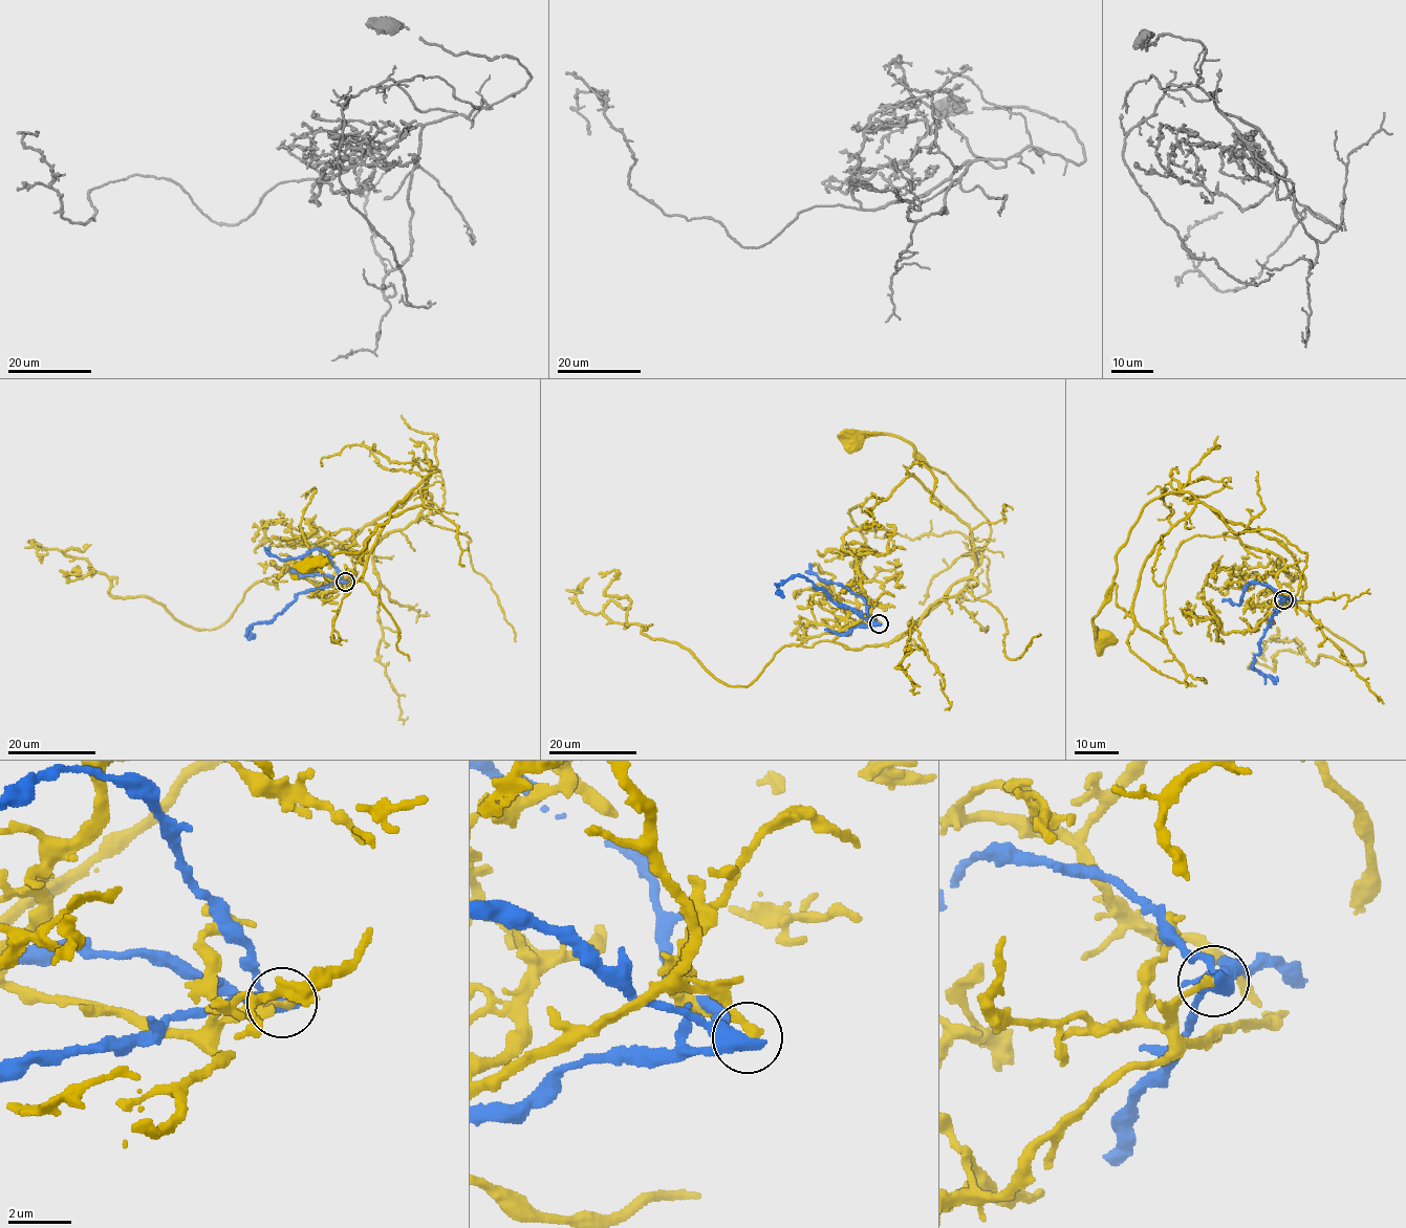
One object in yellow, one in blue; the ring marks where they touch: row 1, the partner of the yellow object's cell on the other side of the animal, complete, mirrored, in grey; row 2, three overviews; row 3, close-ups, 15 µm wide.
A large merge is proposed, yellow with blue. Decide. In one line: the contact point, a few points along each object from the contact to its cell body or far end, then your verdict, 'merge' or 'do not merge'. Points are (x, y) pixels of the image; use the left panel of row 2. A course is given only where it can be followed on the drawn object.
at (345, 582); yellow runs (346, 582), (328, 586), (301, 574), (405, 504), (430, 468), (437, 469), (393, 507), (366, 547), (307, 569); blue runs (346, 582), (300, 593), (283, 612), (269, 620), (252, 623), (247, 632), (254, 635); do not merge

